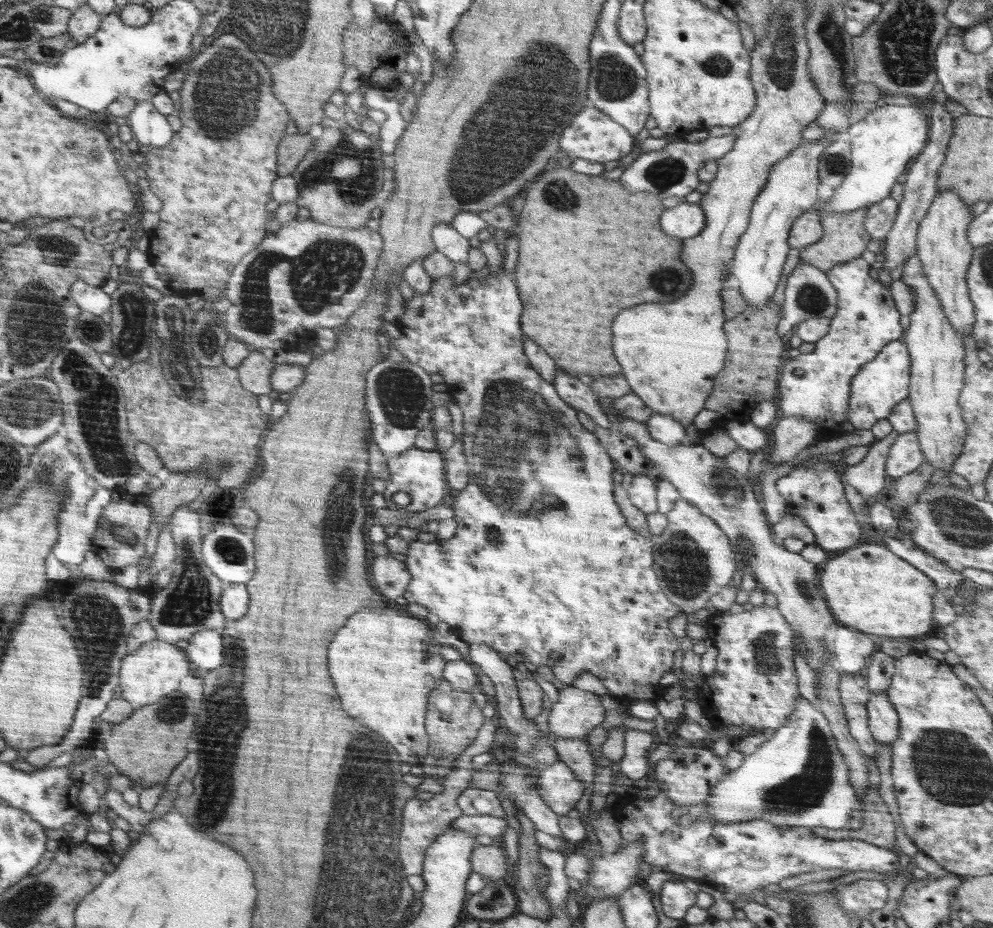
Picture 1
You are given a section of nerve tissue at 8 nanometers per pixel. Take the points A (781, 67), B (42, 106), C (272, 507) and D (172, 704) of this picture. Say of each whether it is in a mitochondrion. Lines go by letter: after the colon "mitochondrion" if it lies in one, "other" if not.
A: mitochondrion
B: other
C: other
D: mitochondrion

